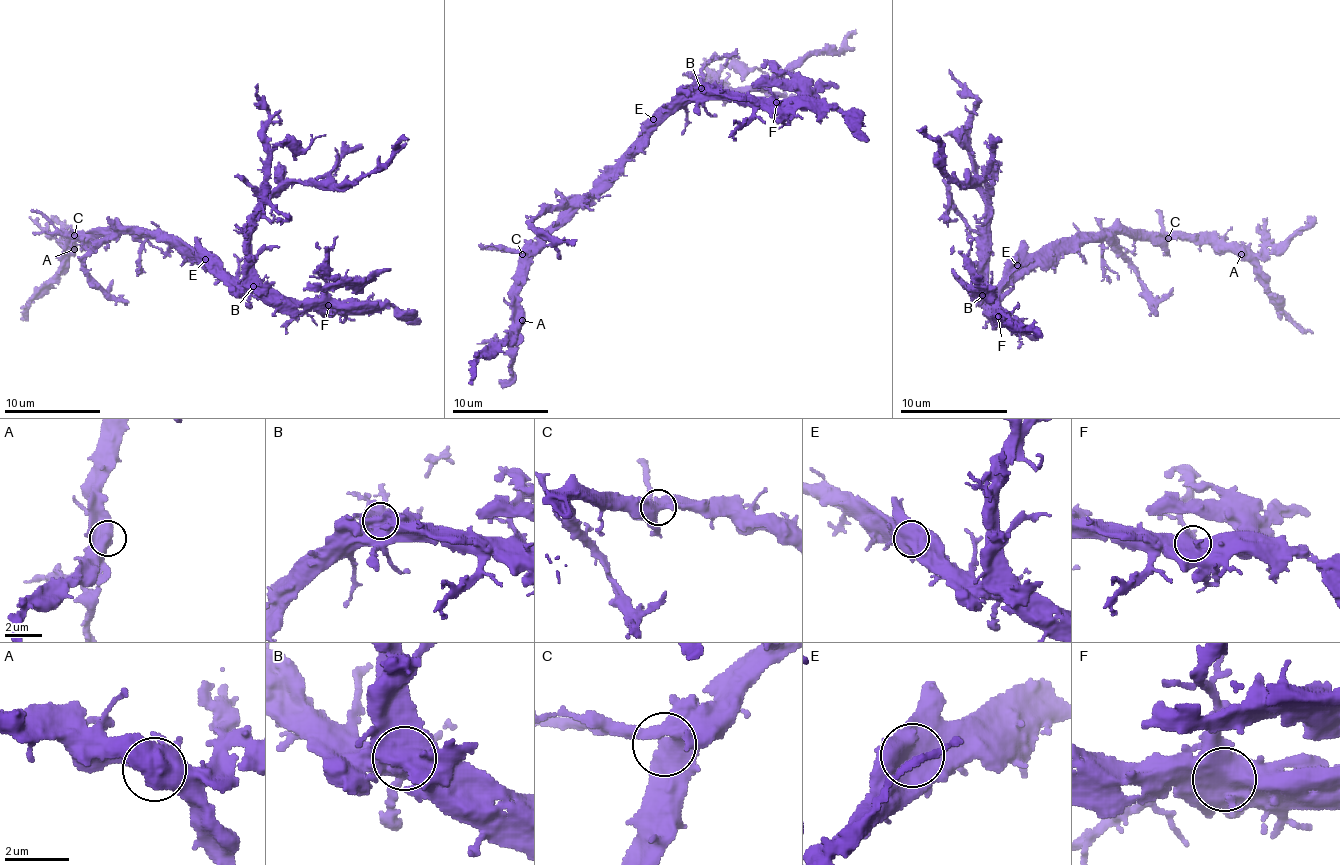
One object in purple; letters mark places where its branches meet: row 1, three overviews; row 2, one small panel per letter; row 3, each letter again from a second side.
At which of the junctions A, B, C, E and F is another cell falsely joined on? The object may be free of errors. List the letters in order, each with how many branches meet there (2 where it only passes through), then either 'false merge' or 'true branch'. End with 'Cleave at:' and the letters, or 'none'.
A: 3 | true branch
B: 3 | false merge
C: 3 | true branch
E: 3 | true branch
F: 3 | true branch
Cleave at: B

